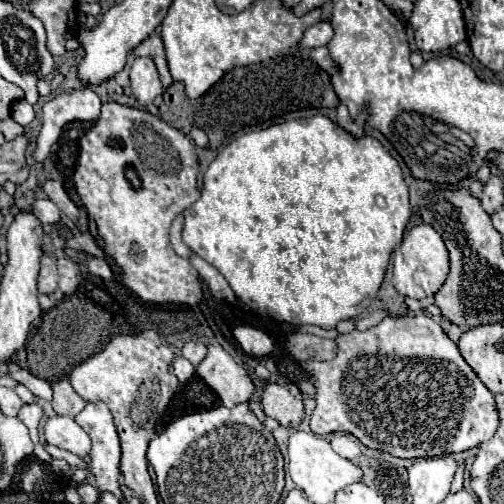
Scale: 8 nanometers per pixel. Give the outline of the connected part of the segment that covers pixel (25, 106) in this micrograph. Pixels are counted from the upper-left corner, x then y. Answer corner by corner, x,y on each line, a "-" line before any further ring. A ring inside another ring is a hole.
18,100
12,108
12,118
22,124
22,126
28,126
32,120
34,120
34,108
26,102
26,100

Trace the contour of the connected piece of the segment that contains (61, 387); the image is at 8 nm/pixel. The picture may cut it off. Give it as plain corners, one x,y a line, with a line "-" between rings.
66,378
58,380
56,384
52,384
52,390
54,390
52,408
54,408
56,414
76,416
86,406
86,402
74,392
74,388
70,386
70,382

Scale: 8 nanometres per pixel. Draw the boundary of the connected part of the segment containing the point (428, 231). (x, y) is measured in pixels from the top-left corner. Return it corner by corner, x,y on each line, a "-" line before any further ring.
424,222
412,226
404,234
404,242
392,254
392,260
394,260
392,284
402,296
408,296
408,298
434,296
442,288
448,276
448,250
444,246
444,240
430,224
424,224

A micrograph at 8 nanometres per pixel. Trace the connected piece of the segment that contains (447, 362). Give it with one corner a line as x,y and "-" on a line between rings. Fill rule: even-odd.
388,314
366,332
338,334
336,344
334,340
300,332
286,338
286,348
298,362
310,358
304,368
314,378
316,388
312,432
322,436
348,432
364,446
398,458
462,452
494,436
500,422
494,394
480,382
458,346
432,316
410,314
394,318

